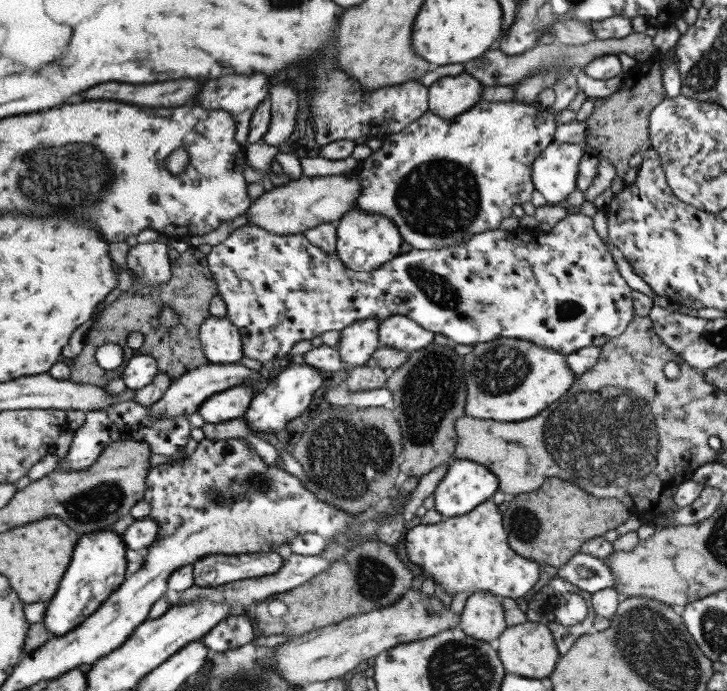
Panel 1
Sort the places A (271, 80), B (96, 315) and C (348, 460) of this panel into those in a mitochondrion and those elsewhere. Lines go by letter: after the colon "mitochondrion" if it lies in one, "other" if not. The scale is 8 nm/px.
A: other
B: other
C: mitochondrion

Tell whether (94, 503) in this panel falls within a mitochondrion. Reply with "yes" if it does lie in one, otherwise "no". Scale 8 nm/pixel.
yes

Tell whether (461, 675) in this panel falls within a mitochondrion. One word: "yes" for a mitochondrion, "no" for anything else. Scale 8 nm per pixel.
yes

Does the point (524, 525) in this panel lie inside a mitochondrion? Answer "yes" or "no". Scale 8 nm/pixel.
yes

